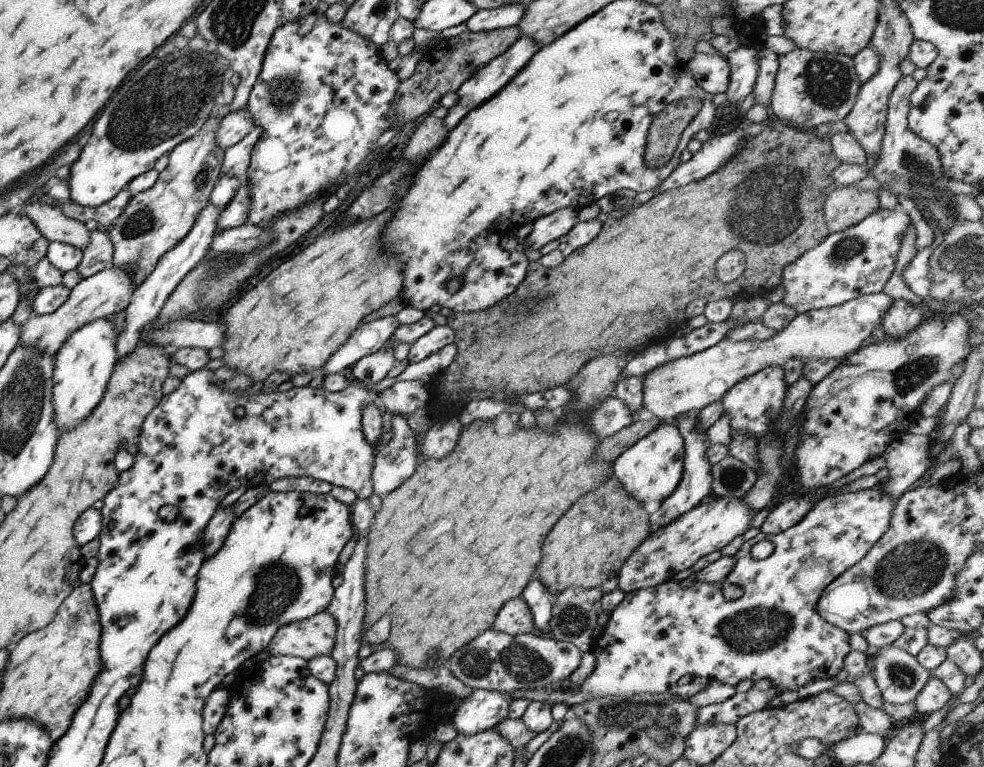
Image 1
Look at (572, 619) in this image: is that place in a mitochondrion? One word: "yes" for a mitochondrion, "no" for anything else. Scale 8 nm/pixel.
yes

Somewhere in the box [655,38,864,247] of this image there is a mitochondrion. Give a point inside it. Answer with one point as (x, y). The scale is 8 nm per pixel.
(827, 81)

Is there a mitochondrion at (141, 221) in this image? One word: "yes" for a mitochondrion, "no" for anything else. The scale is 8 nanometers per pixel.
yes

